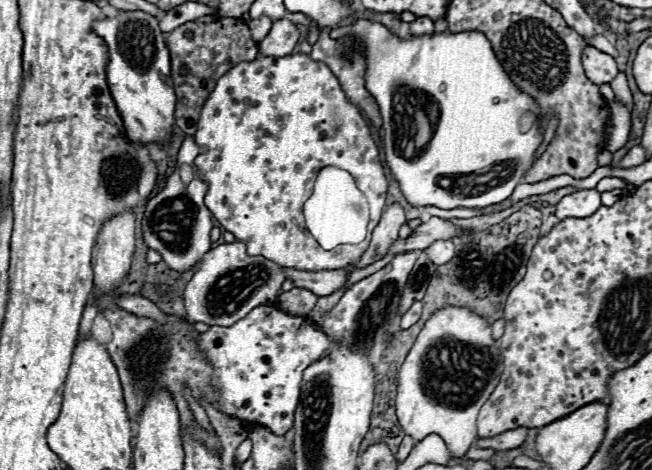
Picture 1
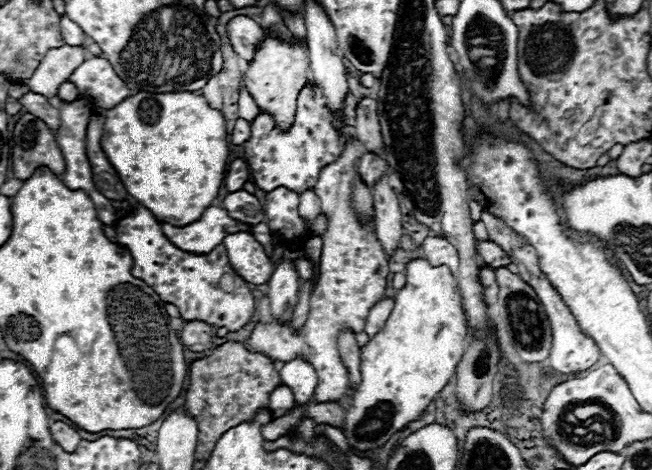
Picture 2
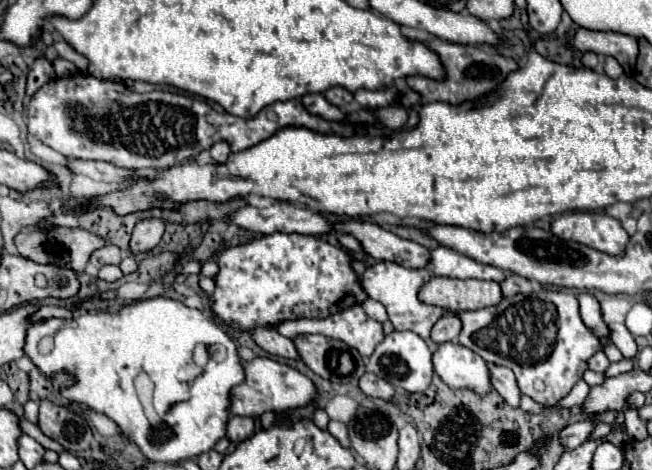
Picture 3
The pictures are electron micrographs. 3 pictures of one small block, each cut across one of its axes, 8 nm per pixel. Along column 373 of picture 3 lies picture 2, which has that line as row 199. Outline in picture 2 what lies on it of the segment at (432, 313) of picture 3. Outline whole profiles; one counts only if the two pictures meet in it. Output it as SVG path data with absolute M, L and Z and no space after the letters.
M284 188L266 194L266 218L274 234L292 240L302 240L304 236L308 236L308 230L298 216L298 202L300 196Z

